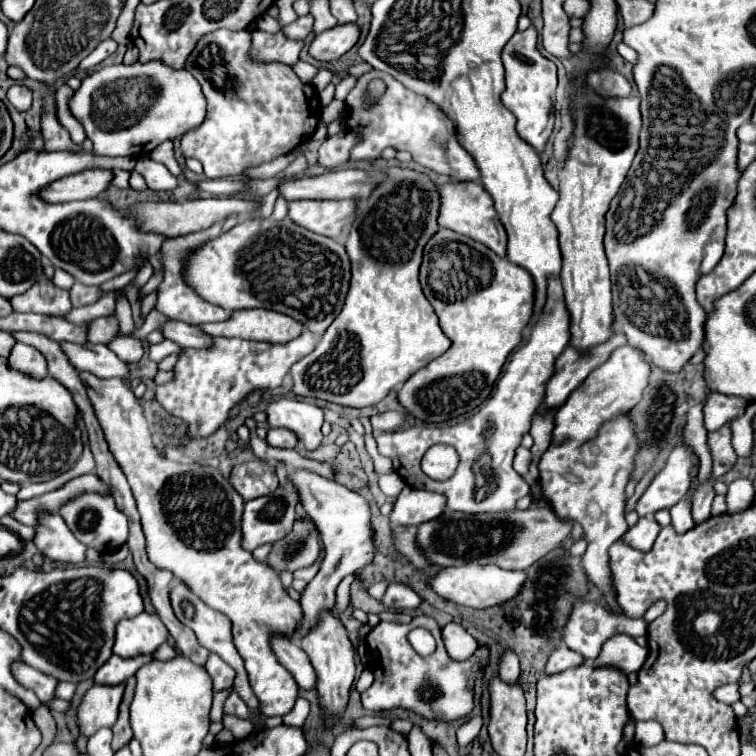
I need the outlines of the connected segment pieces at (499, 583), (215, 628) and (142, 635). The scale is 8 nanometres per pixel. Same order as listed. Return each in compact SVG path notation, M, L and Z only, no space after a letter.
M461 565L461 567L445 567L441 571L437 571L433 577L429 577L429 587L443 599L455 603L455 605L463 605L463 607L475 607L475 609L485 609L485 607L493 607L499 603L509 601L509 597L513 597L513 593L517 593L517 589L521 589L525 581L525 573L523 571L505 571L501 567L495 565Z
M175 583L171 589L171 605L177 619L195 631L205 649L217 653L237 673L243 673L243 661L231 641L231 625L225 615L209 609L181 583Z
M141 613L117 623L113 653L121 657L135 657L139 653L151 655L169 637L157 613Z

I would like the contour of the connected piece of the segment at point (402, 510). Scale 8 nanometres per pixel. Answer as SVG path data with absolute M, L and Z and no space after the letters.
M407 485L395 499L389 519L393 525L421 525L425 521L431 521L433 517L439 517L443 509L445 497Z

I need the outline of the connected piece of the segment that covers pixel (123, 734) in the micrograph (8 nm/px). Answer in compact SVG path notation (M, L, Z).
M129 677L125 695L119 707L119 717L117 717L117 723L113 725L113 743L111 743L113 751L119 751L123 745L127 745L133 739L133 731L129 725L129 705L131 705L133 693L135 693L135 677Z

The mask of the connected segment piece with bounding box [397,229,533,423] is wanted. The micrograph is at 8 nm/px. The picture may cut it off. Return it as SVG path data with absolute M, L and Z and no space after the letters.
M439 229L437 237L433 237L429 245L425 245L419 279L425 297L431 301L439 317L439 327L451 339L451 347L443 355L433 359L427 367L413 373L397 391L397 399L403 409L415 419L425 423L443 423L473 411L491 395L493 385L507 361L507 355L513 351L515 345L519 345L523 337L521 333L531 321L533 279L525 269L509 263L507 257L497 257L485 245L449 229Z

